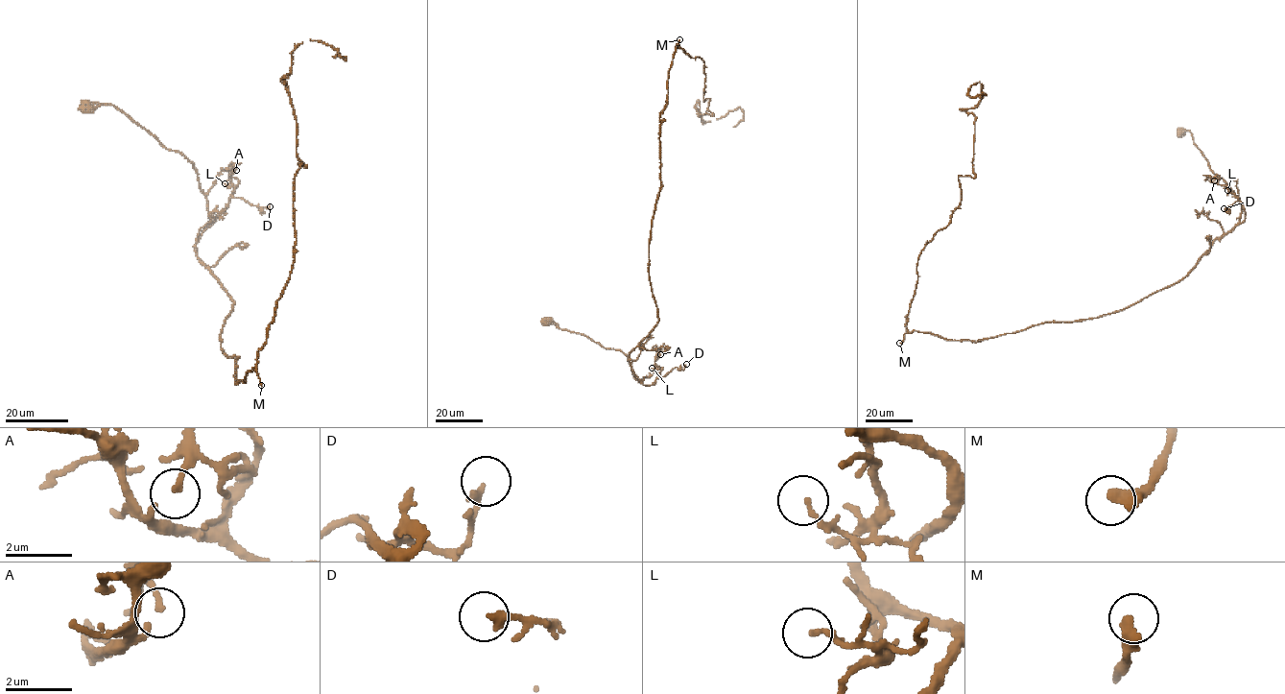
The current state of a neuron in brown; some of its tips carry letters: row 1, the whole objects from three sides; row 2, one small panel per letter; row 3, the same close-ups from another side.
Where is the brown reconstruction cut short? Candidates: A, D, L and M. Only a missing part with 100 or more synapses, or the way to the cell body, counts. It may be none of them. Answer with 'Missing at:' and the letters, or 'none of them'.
Missing at: M

